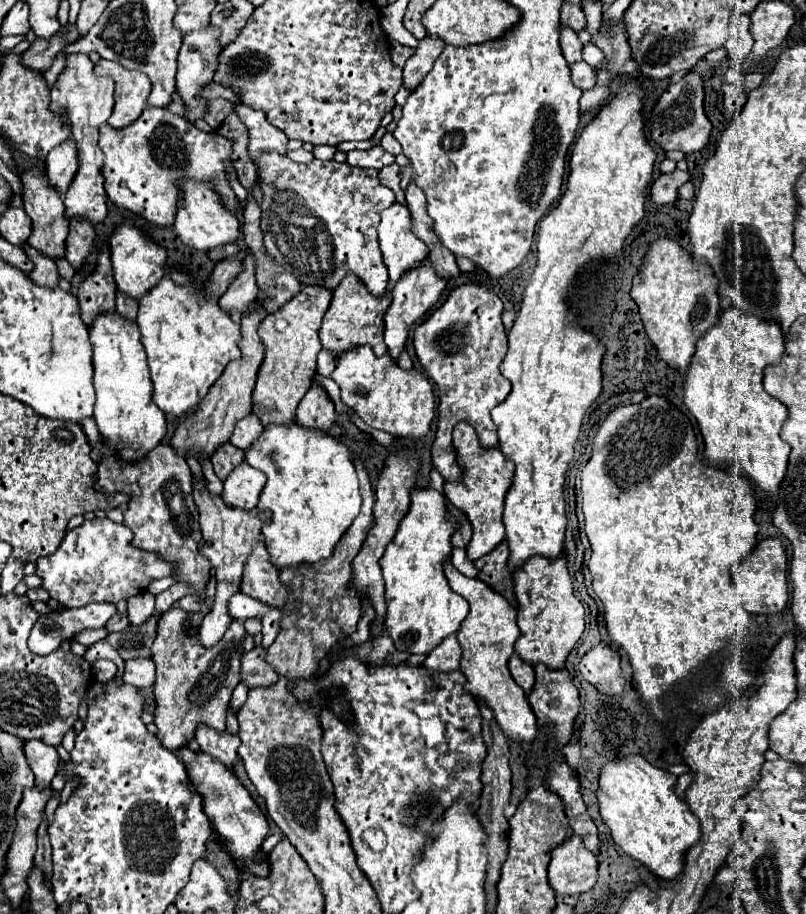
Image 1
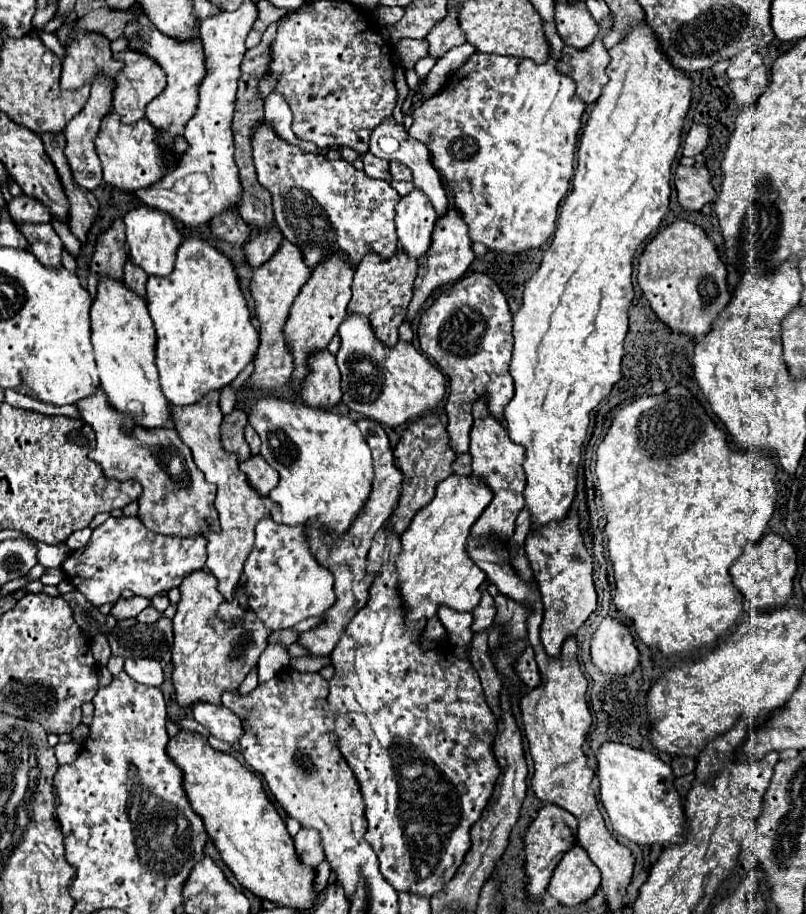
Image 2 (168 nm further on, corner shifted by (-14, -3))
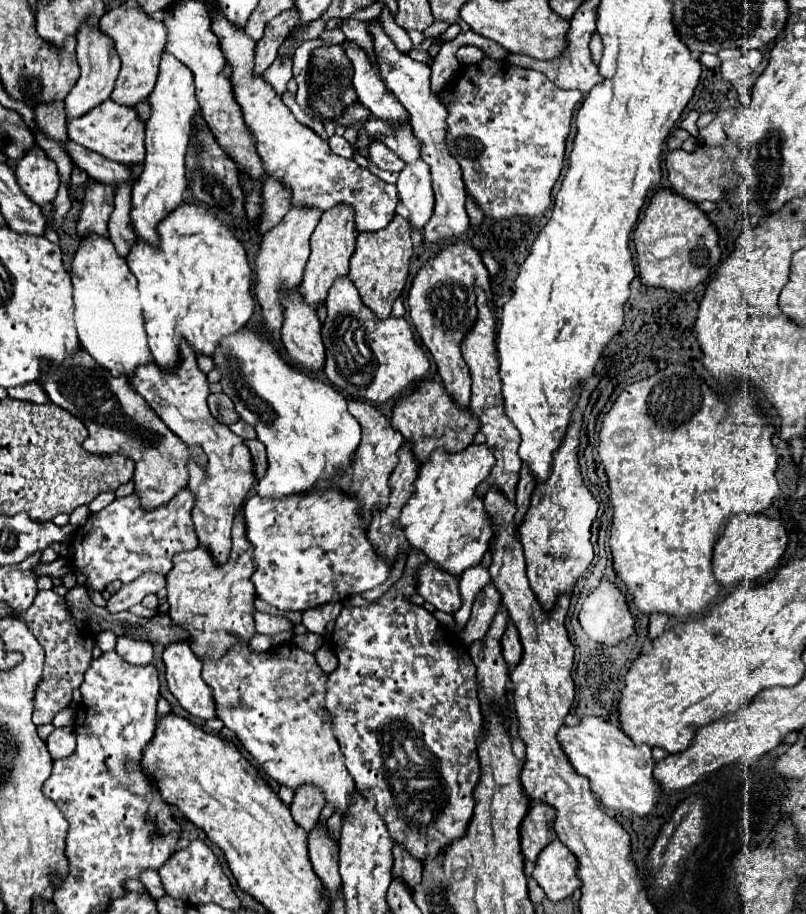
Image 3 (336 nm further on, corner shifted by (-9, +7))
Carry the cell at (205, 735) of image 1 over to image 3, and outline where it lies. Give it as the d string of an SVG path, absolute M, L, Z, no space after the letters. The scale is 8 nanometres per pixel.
M174 642L164 650L166 680L174 698L192 716L202 720L216 718L216 702L212 688L202 680L202 662L186 642Z

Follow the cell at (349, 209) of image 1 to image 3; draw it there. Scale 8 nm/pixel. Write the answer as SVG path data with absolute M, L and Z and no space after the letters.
M224 16L212 20L214 34L220 40L220 48L226 60L234 66L232 86L236 102L242 108L244 124L256 142L256 152L262 160L266 176L278 180L290 192L292 208L318 208L322 212L332 210L338 204L348 204L354 208L356 232L376 232L386 228L396 214L398 194L394 184L382 182L368 168L358 166L354 160L334 154L326 140L322 140L314 130L302 126L282 98L262 80L252 76L254 46L242 30L234 28Z

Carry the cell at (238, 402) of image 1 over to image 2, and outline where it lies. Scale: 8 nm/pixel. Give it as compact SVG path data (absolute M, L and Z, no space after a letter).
M283 240L279 250L253 274L251 294L255 298L255 312L257 312L261 328L259 328L259 350L255 358L255 370L247 382L255 390L261 388L263 394L277 394L281 386L291 378L293 356L291 356L289 344L285 342L283 328L289 318L291 304L297 298L301 286L309 280L309 276L311 276L311 270L307 270L307 264L303 262L303 254L299 254L299 248L287 240Z

